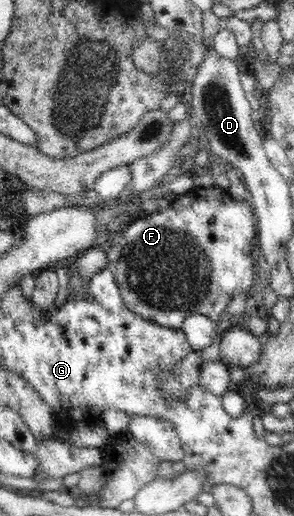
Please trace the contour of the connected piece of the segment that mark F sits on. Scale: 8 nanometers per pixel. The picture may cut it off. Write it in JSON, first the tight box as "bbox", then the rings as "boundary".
{"bbox":[114,186,258,330],"boundary":[[[196,186],[187,194],[177,196],[169,207],[159,211],[149,208],[121,229],[124,244],[120,257],[114,262],[114,277],[126,307],[146,320],[176,330],[181,330],[183,320],[192,314],[202,314],[218,322],[236,294],[248,296],[252,292],[252,248],[258,228],[249,200],[236,201],[217,186]]]}

